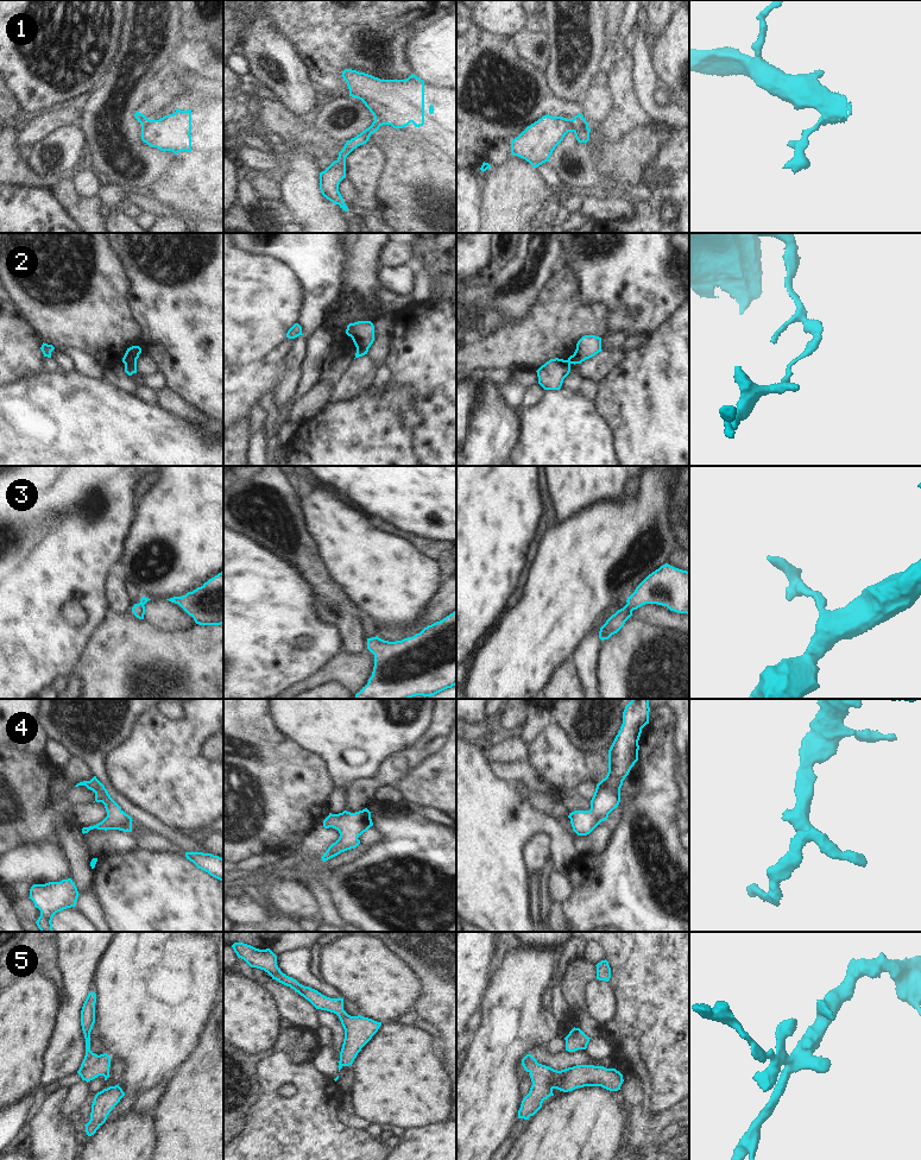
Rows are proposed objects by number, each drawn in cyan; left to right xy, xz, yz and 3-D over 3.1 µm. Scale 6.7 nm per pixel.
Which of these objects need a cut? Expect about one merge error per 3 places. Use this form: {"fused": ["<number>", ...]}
{"fused": ["1", "2"]}

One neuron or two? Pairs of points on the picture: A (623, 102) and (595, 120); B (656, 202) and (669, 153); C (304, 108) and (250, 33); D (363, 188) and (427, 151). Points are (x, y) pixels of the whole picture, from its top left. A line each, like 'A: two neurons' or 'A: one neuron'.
A: two neurons
B: one neuron
C: one neuron
D: two neurons

